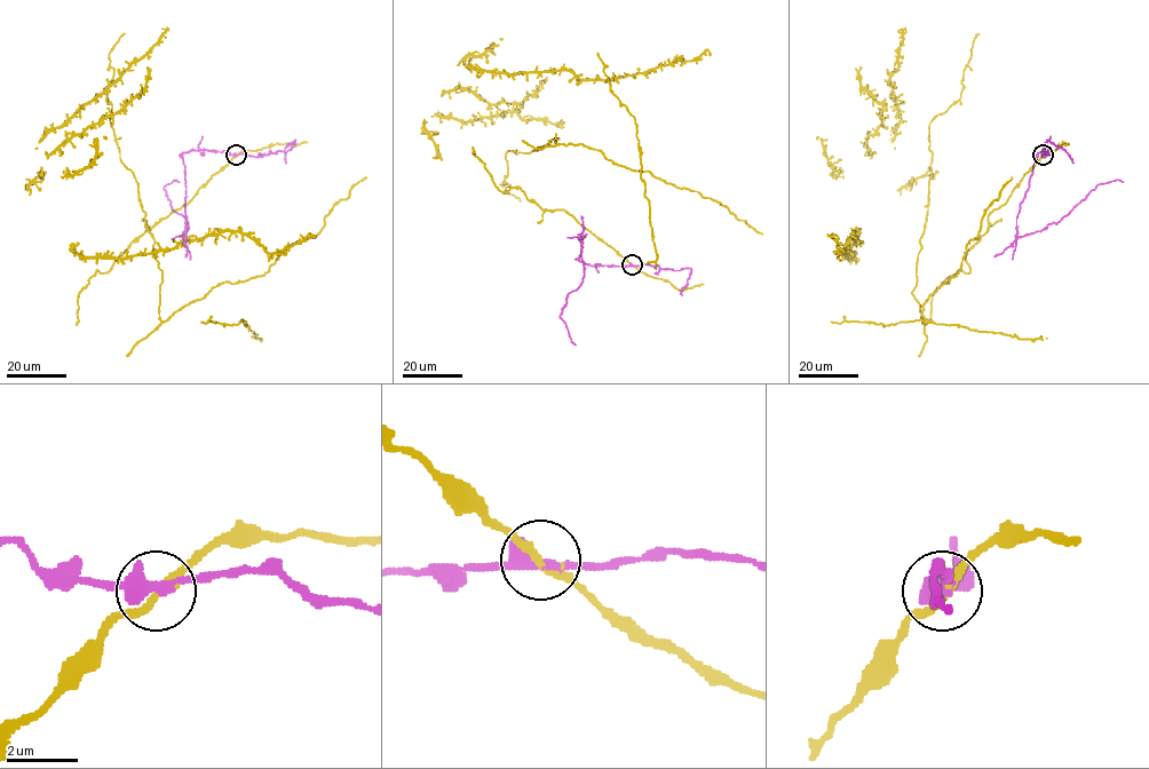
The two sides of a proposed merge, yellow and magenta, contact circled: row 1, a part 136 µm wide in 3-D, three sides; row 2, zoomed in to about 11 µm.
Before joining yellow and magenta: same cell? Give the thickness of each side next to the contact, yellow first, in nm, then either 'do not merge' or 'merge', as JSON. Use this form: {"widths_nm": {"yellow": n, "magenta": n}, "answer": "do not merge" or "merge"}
{"widths_nm": {"yellow": 200, "magenta": 440}, "answer": "do not merge"}

